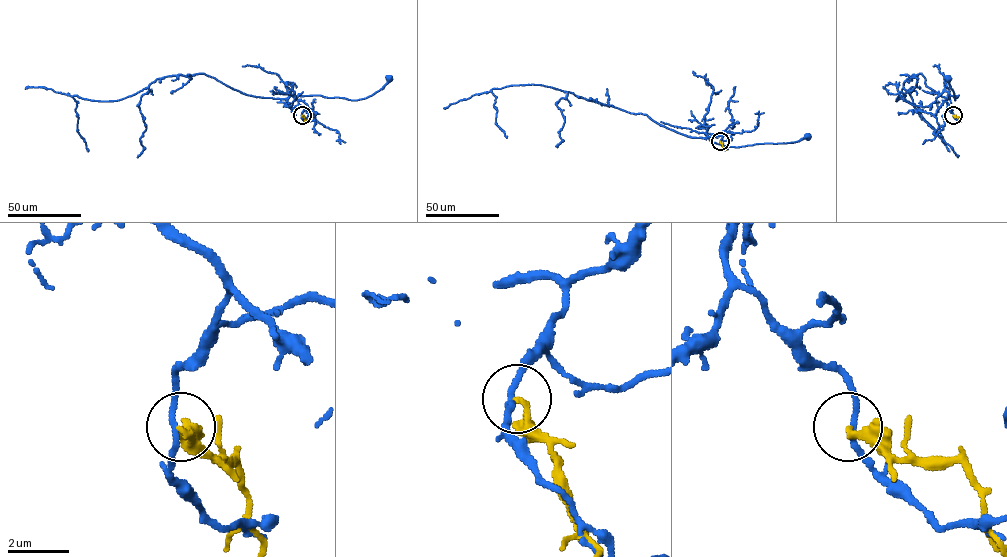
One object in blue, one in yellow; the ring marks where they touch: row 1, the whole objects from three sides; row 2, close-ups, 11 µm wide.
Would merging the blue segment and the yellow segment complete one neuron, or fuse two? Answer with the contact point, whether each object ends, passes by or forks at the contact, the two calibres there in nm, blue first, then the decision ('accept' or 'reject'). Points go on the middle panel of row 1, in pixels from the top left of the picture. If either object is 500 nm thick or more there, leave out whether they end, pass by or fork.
at (720, 141); blue passes by; yellow ends there; 170 nm thick on the blue side, 200 nm on the other; reject

